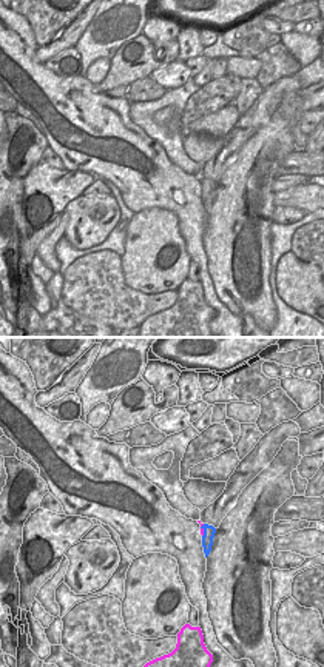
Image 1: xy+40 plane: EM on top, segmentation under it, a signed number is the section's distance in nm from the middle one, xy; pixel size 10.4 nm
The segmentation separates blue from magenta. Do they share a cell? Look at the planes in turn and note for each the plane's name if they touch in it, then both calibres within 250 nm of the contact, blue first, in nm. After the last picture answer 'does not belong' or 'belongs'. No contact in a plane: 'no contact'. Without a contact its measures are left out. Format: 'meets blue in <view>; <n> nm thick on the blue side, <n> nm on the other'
meets blue in xy+40; 130 nm thick on the blue side, 30 nm on the other

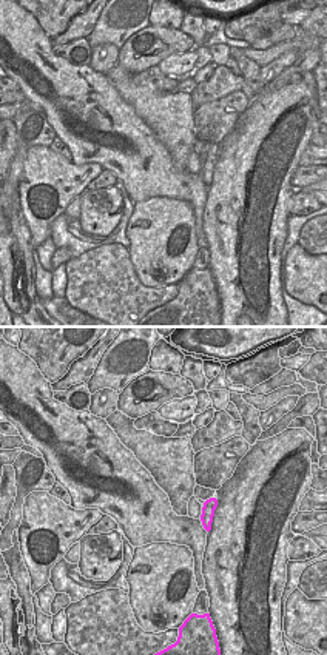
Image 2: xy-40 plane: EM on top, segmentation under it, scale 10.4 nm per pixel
no contact

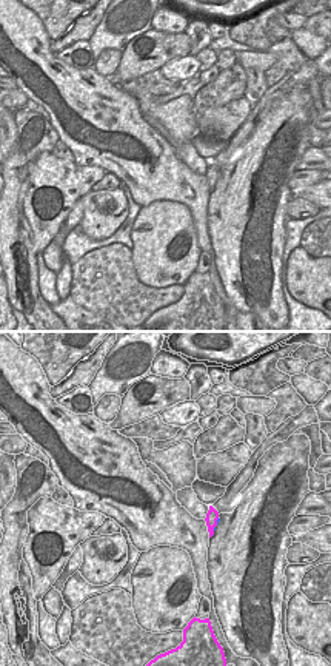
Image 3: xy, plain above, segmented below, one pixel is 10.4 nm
meets blue in xy; 30 nm thick on the blue side, 130 nm on the other

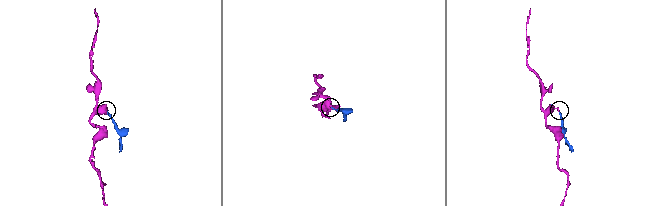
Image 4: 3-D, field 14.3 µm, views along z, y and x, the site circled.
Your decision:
does not belong

